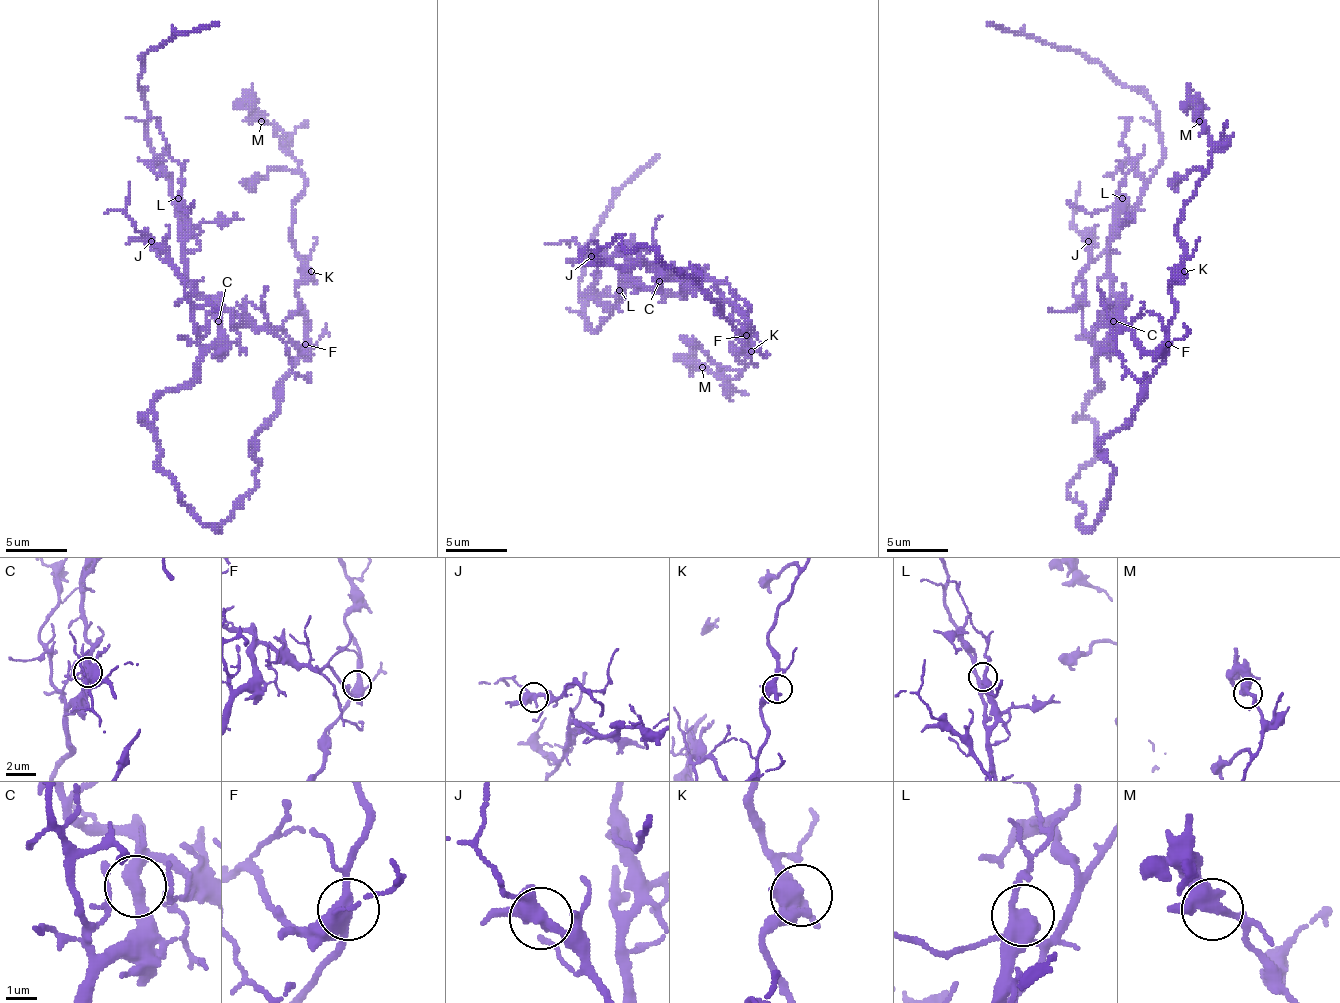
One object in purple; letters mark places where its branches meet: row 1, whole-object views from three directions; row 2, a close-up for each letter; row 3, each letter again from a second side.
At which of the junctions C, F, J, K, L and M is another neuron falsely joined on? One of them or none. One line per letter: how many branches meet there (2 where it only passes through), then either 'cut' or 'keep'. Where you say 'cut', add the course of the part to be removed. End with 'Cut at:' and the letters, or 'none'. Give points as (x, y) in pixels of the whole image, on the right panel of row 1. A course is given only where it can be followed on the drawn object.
C: branches 4; keep
F: branches 4; keep
J: branches 3; keep
K: branches 4; keep
L: branches 4; keep
M: branches 3; keep
Cut at: none

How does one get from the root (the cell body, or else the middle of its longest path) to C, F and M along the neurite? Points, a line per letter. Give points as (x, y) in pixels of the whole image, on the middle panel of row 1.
C: (646, 287), (653, 287), (659, 281)
F: (646, 287), (659, 287), (665, 281), (680, 284), (711, 281), (714, 290), (742, 314), (745, 336)
M: (646, 287), (711, 281), (748, 330), (733, 345), (745, 364), (736, 379), (702, 367)

